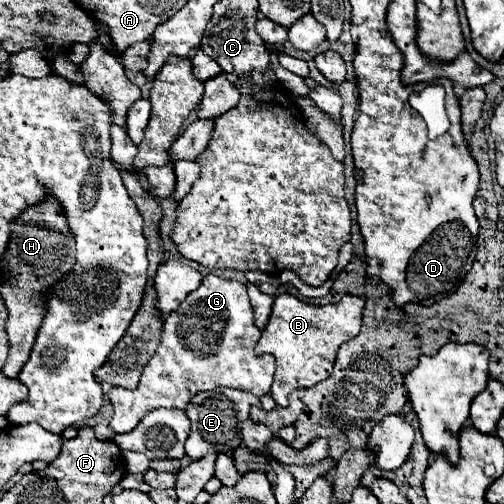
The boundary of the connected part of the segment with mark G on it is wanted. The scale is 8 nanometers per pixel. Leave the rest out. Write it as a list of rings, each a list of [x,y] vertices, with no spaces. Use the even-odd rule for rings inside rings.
[[[207,274],[203,284],[165,318],[161,344],[145,366],[139,386],[135,390],[113,388],[109,392],[115,408],[109,426],[115,434],[125,434],[151,410],[161,406],[185,410],[197,392],[209,392],[219,386],[237,388],[261,398],[271,388],[275,360],[269,354],[255,354],[259,336],[261,330],[253,324],[253,308],[245,284]]]

